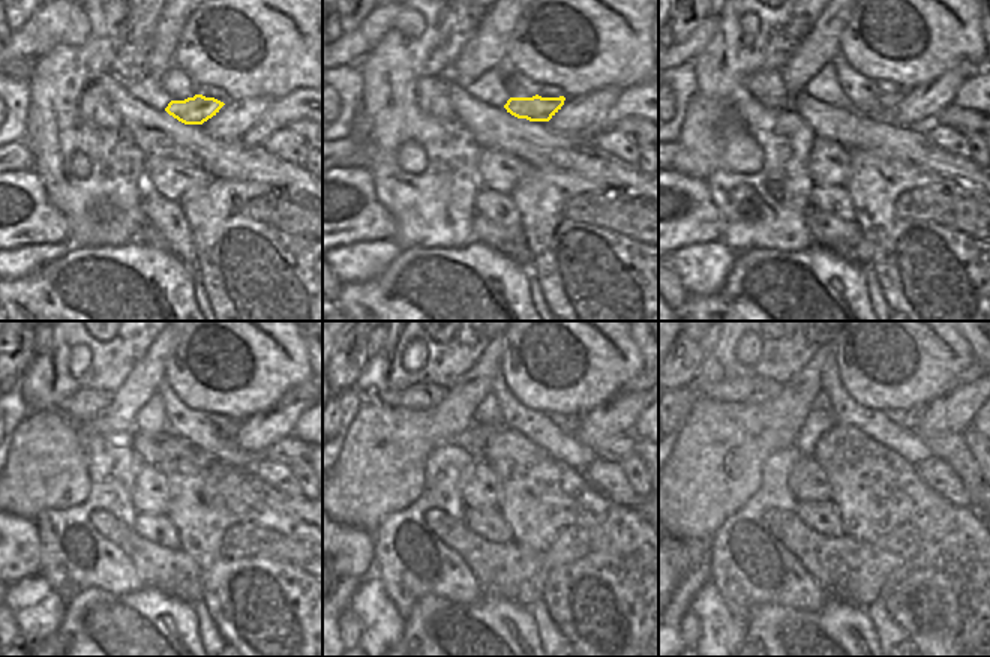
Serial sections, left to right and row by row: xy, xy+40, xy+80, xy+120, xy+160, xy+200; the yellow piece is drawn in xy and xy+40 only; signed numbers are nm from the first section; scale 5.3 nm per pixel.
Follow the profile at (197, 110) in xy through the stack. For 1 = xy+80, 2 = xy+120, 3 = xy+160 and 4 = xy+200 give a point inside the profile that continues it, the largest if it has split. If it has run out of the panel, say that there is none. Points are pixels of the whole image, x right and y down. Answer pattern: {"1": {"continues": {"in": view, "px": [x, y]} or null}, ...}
{"1": {"continues": {"in": "xy+80", "px": [887, 102]}}, "2": {"continues": {"in": "xy+120", "px": [228, 426]}}, "3": {"continues": {"in": "xy+160", "px": [569, 425]}}, "4": {"continues": {"in": "xy+200", "px": [909, 419]}}}

